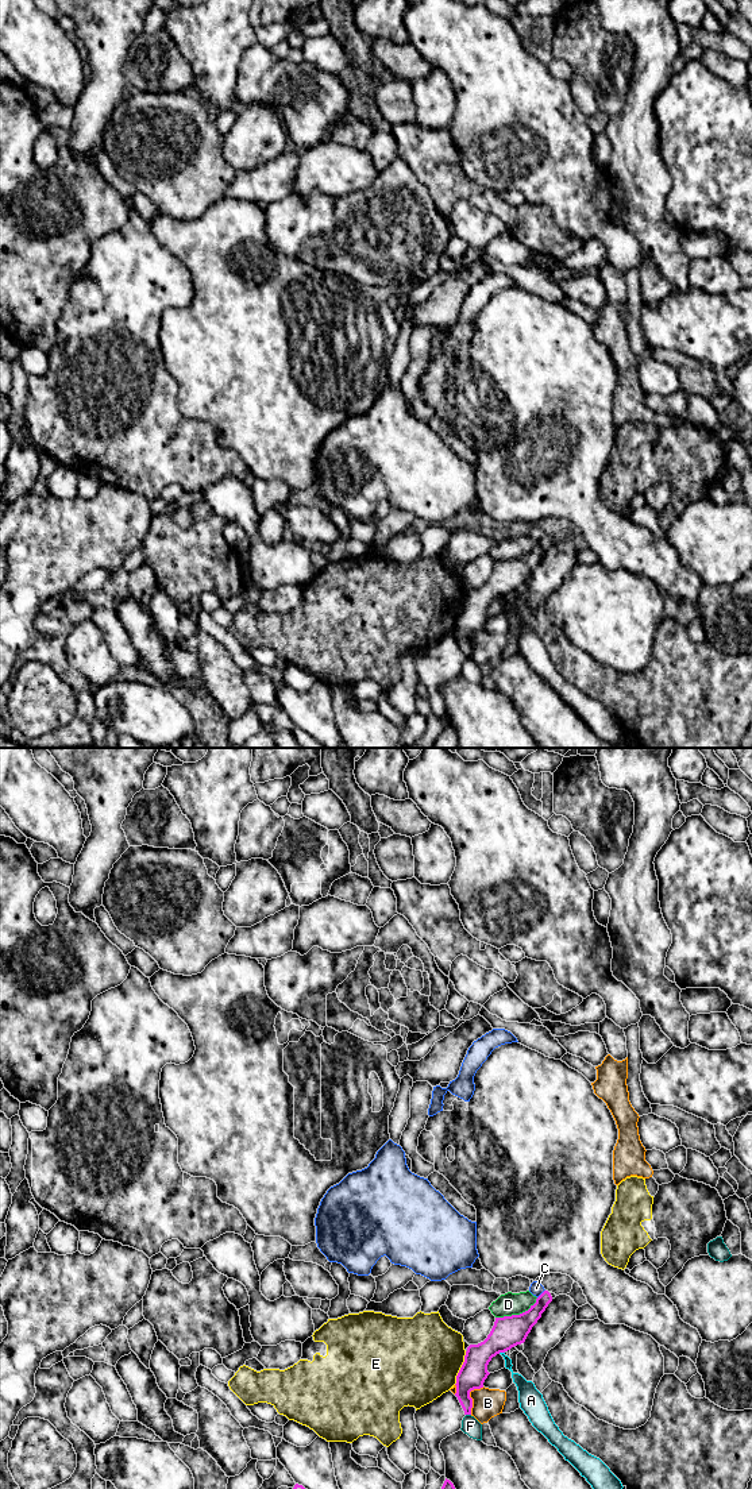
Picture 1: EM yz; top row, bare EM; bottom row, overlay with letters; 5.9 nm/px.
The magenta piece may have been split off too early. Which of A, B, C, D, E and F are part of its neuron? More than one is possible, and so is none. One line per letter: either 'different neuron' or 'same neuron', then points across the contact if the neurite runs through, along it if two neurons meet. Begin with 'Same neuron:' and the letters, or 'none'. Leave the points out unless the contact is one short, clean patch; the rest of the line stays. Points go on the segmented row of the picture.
Same neuron: none
A: different neuron
B: different neuron
C: different neuron
D: different neuron; border along yz (538, 1297), (527, 1310), (519, 1314), (496, 1318)
E: different neuron
F: different neuron

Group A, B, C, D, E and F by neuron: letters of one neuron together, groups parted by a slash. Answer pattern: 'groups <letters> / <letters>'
groups A / B / C / D / E / F

